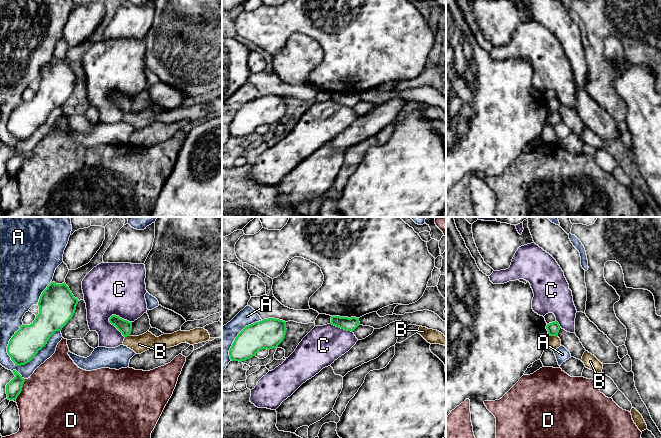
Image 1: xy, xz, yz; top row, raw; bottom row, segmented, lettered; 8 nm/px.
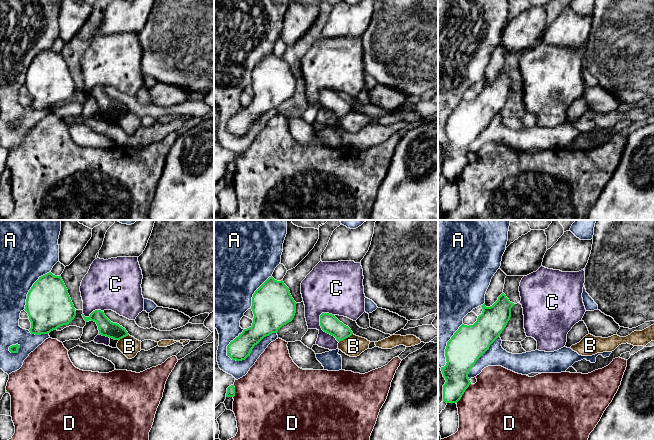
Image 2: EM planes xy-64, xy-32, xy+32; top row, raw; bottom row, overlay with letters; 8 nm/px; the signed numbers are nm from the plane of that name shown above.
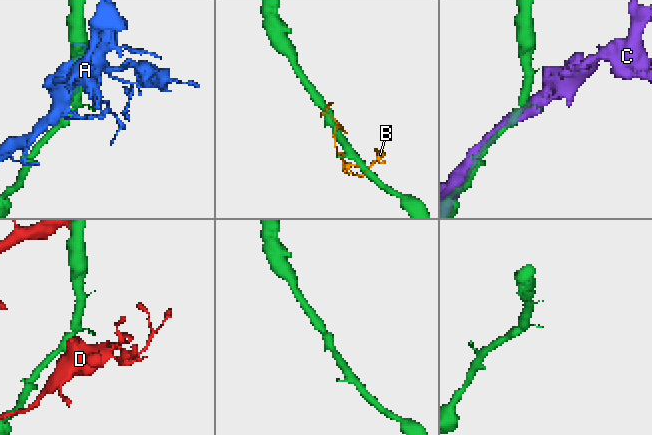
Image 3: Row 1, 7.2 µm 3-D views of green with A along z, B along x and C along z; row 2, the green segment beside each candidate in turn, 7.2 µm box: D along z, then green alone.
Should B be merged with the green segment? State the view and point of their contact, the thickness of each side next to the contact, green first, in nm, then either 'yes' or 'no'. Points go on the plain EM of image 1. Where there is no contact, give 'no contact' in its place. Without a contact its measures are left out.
yz (553, 111) | 100/110 nm | no

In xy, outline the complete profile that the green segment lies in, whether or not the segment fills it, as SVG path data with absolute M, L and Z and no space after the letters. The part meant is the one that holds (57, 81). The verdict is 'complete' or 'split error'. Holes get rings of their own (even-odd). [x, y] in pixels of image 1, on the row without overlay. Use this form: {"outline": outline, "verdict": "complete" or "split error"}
{"outline": "M51 57L40 72L38 78L39 90L36 92L33 99L30 101L23 100L9 117L7 129L15 141L21 142L30 138L38 127L47 120L50 113L56 107L61 107L67 98L73 93L78 78L79 76L74 73L65 58L62 60L56 60Z", "verdict": "complete"}

